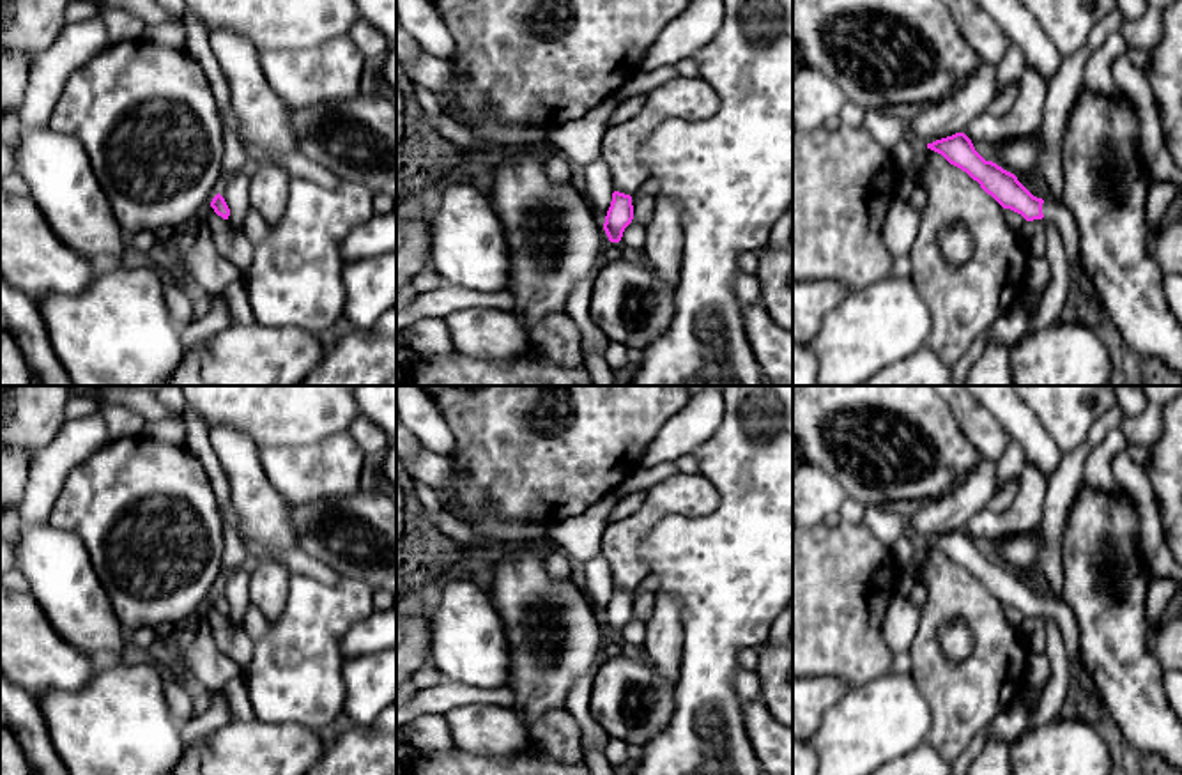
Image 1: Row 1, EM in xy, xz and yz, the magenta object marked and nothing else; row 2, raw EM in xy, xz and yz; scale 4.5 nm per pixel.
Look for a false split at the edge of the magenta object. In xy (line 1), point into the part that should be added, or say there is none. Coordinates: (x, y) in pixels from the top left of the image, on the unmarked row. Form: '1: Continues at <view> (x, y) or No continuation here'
1: No continuation here

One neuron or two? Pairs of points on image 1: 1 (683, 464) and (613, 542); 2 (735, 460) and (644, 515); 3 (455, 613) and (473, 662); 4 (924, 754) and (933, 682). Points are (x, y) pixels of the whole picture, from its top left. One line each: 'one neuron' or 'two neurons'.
1: two neurons
2: two neurons
3: one neuron
4: two neurons

